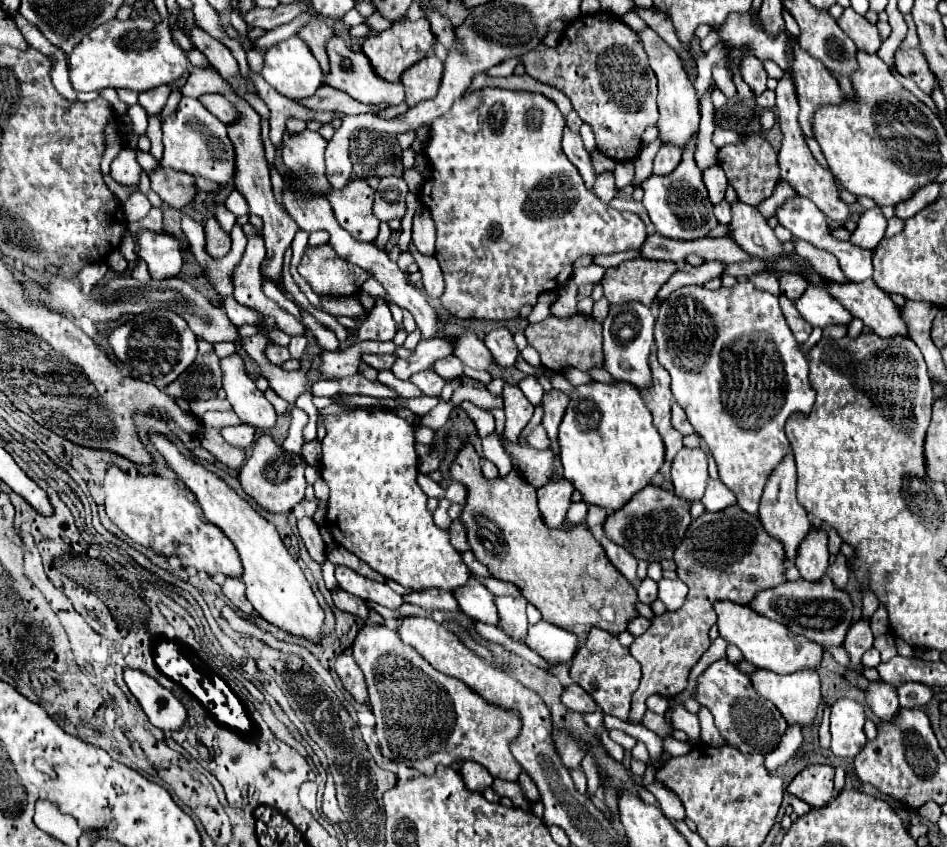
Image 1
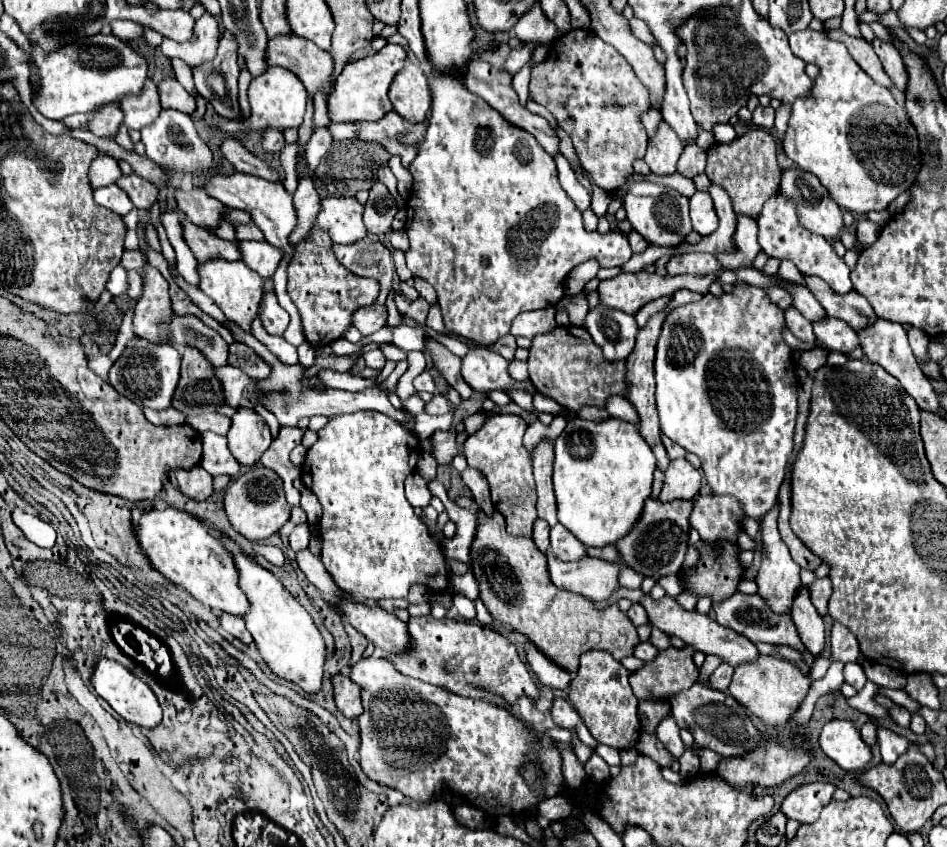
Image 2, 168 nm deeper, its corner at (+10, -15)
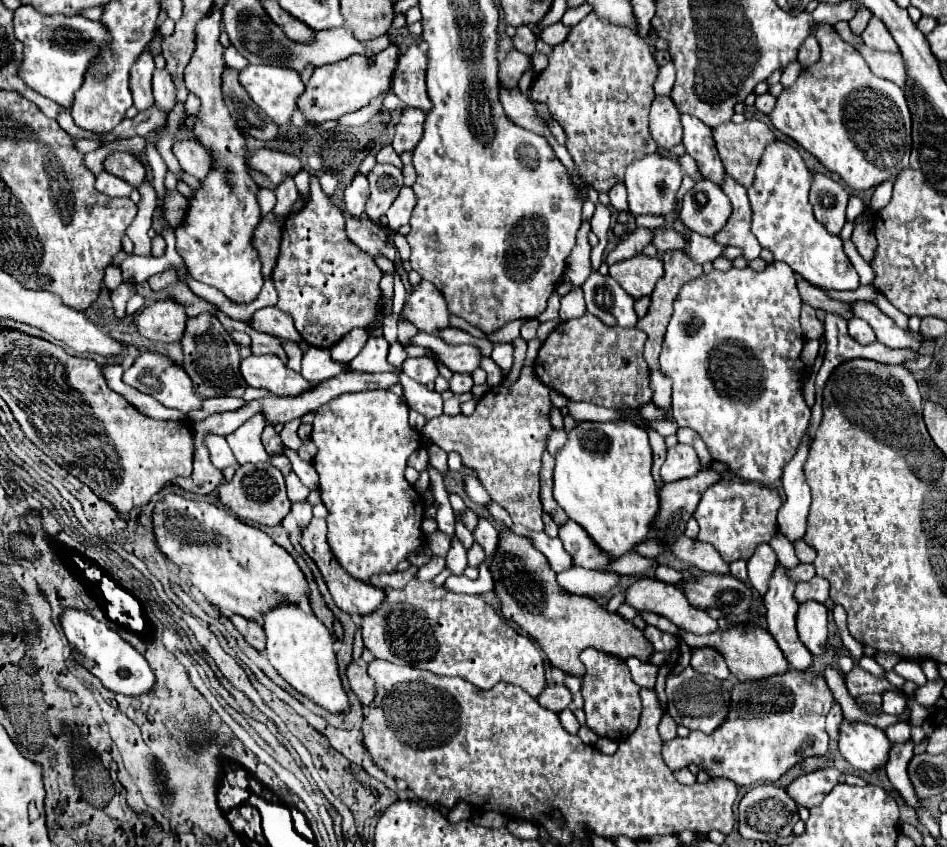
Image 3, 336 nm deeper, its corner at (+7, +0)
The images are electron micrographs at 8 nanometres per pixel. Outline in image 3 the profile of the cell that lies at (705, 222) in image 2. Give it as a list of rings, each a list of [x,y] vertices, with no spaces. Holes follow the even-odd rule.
[[[700,180],[680,202],[680,220],[702,236],[714,236],[728,220],[732,208],[722,188],[710,180]]]

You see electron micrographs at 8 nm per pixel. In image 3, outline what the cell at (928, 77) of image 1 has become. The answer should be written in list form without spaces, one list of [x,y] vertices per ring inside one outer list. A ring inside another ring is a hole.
[[[872,16],[870,24],[866,26],[866,30],[862,32],[862,40],[866,46],[874,48],[874,50],[888,50],[888,52],[898,52],[898,44],[894,42],[894,38],[890,36],[888,28],[876,18]]]

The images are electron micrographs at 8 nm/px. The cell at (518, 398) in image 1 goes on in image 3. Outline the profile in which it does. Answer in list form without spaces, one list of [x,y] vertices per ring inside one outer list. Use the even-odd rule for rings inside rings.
[[[524,366],[518,382],[510,388],[494,386],[478,402],[472,416],[440,414],[424,424],[422,436],[428,436],[444,452],[460,452],[464,466],[476,468],[482,486],[494,502],[508,510],[514,524],[526,530],[542,530],[540,504],[540,460],[546,450],[550,426],[550,390],[536,378],[533,366]]]

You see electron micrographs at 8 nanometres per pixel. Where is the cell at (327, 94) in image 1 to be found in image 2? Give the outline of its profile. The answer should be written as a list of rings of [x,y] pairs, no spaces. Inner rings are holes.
[[[389,111],[379,121],[369,123],[355,123],[359,127],[359,139],[361,141],[377,141],[381,143],[391,155],[399,155],[405,168],[409,168],[413,157],[417,155],[417,145],[405,145],[399,141],[401,135],[409,131],[409,123],[405,123],[395,111]]]

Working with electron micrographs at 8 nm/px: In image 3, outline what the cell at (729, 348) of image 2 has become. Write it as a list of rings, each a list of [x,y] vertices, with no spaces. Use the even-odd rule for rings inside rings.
[[[772,262],[764,272],[754,272],[752,268],[744,268],[744,270],[730,268],[728,272],[712,270],[710,274],[702,274],[702,276],[694,278],[692,282],[684,284],[674,300],[674,314],[670,318],[666,338],[662,344],[662,352],[660,352],[660,370],[664,372],[664,378],[668,378],[672,382],[672,418],[678,422],[678,426],[688,426],[694,432],[698,432],[700,438],[704,440],[704,444],[708,446],[712,458],[716,462],[724,462],[732,474],[736,474],[738,478],[744,478],[748,482],[760,482],[766,486],[778,484],[782,478],[782,468],[792,460],[792,456],[800,444],[800,438],[806,432],[808,422],[810,422],[810,408],[806,406],[806,402],[802,398],[804,364],[800,360],[800,352],[802,352],[804,344],[800,344],[800,342],[804,340],[804,336],[802,336],[802,328],[798,322],[800,306],[802,306],[802,300],[796,290],[794,272],[792,272],[792,268],[788,268],[788,264],[780,264],[780,262]]]

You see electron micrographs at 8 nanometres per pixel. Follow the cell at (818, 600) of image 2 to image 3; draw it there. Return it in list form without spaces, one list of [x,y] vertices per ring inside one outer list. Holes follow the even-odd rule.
[[[814,576],[808,582],[798,582],[796,584],[796,600],[798,602],[816,600],[816,602],[824,604],[828,600],[828,592],[830,592],[830,584],[822,576]]]

